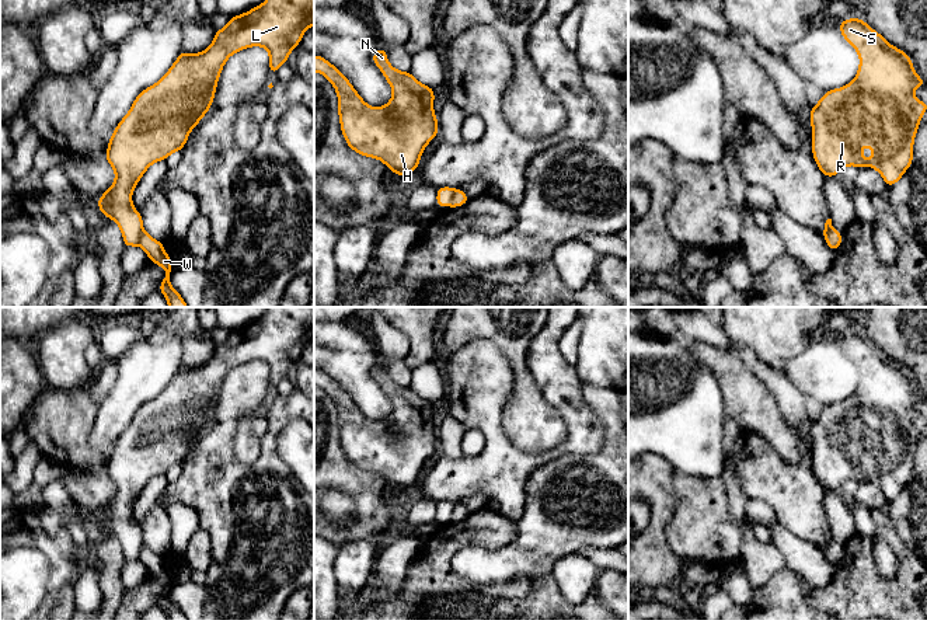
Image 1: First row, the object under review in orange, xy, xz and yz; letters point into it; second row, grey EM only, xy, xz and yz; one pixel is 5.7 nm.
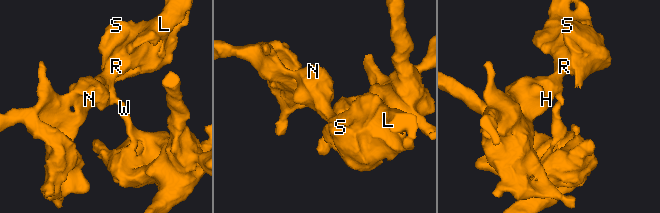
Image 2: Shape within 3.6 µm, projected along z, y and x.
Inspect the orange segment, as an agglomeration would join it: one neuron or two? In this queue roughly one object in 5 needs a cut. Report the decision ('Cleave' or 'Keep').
Cleave

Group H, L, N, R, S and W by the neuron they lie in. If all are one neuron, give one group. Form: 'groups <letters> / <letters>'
groups H L N R S / W

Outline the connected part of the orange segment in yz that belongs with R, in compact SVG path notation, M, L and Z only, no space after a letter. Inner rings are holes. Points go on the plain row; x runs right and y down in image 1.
M862 332L839 337L841 351L857 365L860 380L857 390L847 400L826 405L820 415L811 421L812 469L823 491L836 491L847 481L872 481L886 501L896 498L913 476L913 457L927 417L917 414L913 404L927 400L917 390L910 370L891 359ZM862 460L872 461L872 473L867 476Z

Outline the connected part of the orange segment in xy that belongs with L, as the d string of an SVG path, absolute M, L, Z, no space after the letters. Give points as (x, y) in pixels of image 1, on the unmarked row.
M269 307L262 318L230 331L227 339L215 346L206 365L194 369L181 365L170 384L156 398L140 405L109 452L104 471L115 484L115 495L97 515L101 529L119 540L125 561L139 560L143 547L142 527L132 518L135 501L153 477L182 464L191 445L213 418L217 394L227 373L245 362L262 360L269 366L269 387L276 389L311 339L314 307Z

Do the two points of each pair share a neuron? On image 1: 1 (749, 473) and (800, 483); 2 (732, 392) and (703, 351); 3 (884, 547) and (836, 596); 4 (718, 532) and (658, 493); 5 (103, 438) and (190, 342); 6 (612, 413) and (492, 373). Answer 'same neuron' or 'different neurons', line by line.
1: same neuron
2: same neuron
3: different neurons
4: different neurons
5: different neurons
6: different neurons

